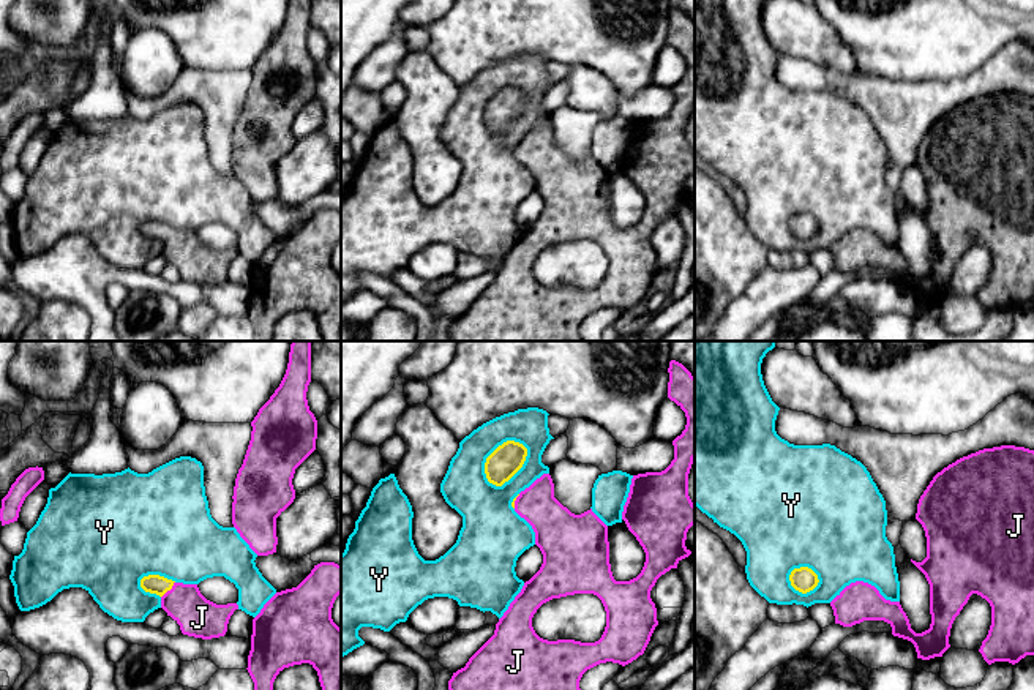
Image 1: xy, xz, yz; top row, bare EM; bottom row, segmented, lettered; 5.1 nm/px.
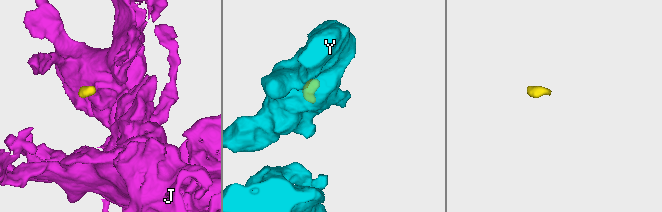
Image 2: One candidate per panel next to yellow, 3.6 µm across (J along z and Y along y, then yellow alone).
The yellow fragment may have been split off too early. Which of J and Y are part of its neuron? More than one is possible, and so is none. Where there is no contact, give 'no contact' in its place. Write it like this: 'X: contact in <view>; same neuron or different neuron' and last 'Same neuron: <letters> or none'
J: contact in xy; same neuron
Y: contact in xz; different neuron
Same neuron: J

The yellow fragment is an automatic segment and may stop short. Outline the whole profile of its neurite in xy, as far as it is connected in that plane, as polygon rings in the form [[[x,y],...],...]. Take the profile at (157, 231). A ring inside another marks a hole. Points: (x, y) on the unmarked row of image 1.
[[[148,221],[140,226],[145,238],[161,243],[161,254],[178,272],[183,281],[212,286],[224,283],[227,270],[237,249],[216,251],[207,246],[197,231],[183,231],[159,221]]]

